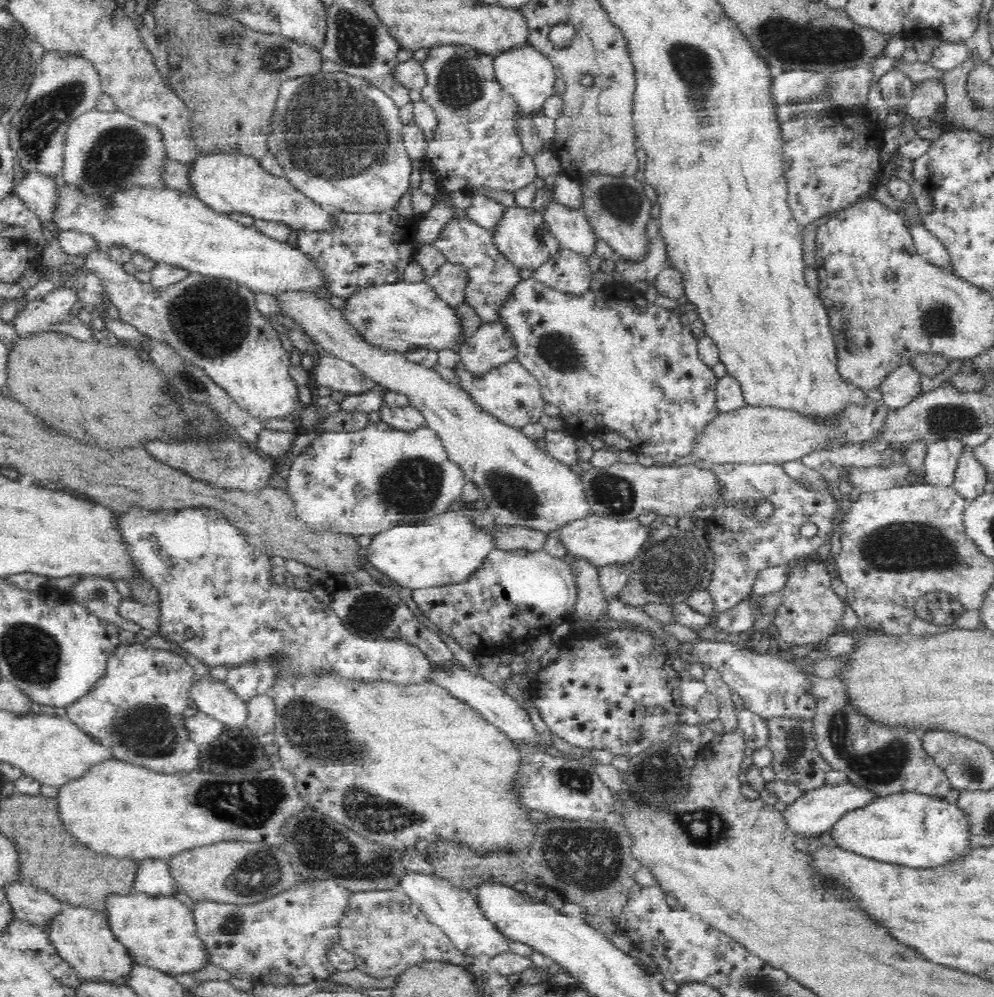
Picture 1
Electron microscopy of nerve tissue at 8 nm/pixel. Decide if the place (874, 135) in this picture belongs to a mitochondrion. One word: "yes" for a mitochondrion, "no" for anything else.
no

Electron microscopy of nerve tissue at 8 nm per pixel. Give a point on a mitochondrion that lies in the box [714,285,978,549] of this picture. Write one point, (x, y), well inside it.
(938, 321)

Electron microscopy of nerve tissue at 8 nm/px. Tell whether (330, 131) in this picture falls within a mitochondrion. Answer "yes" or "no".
yes

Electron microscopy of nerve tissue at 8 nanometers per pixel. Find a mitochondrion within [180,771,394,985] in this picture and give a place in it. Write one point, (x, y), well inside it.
(245, 806)

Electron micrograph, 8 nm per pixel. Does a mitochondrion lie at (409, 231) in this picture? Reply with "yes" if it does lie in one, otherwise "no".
no

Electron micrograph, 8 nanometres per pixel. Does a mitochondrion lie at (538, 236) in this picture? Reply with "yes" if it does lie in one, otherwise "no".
yes

